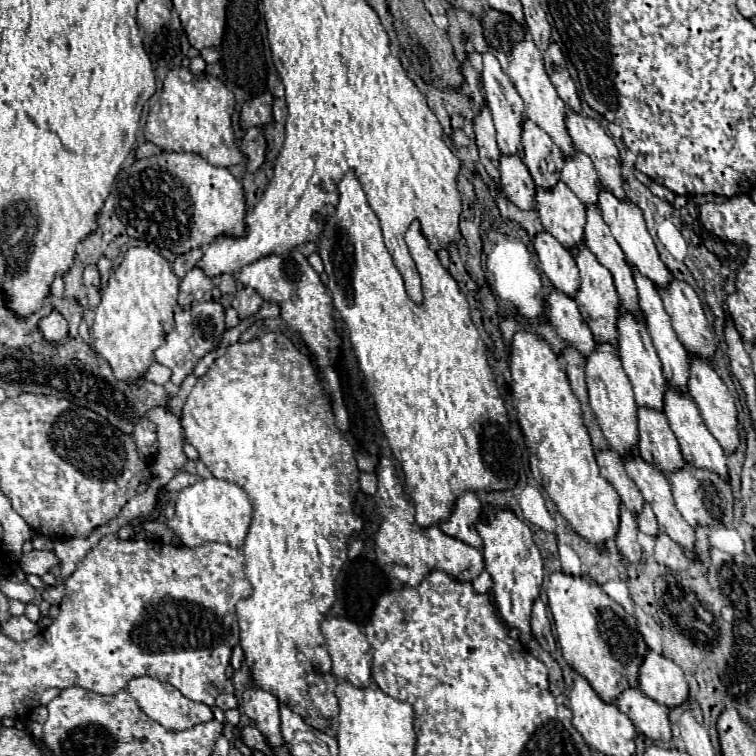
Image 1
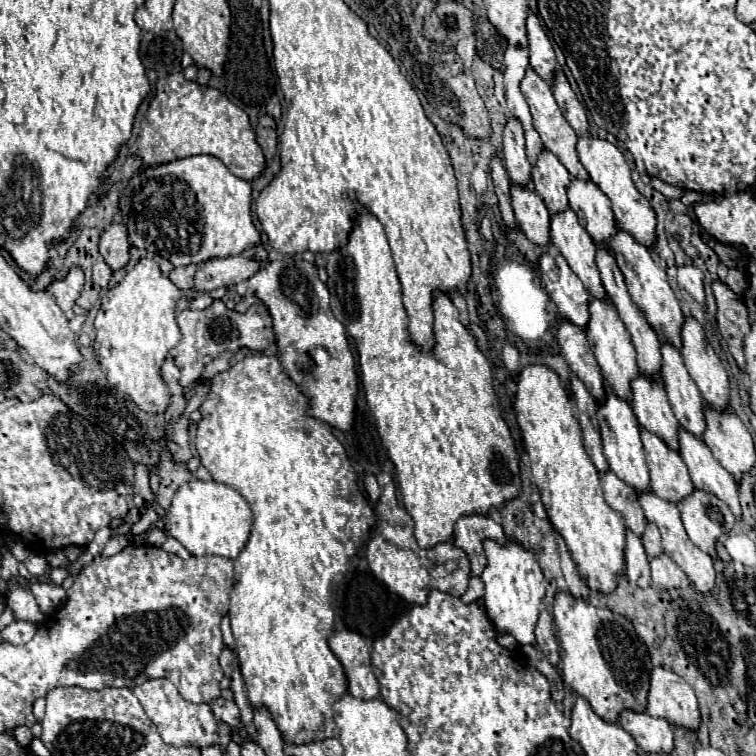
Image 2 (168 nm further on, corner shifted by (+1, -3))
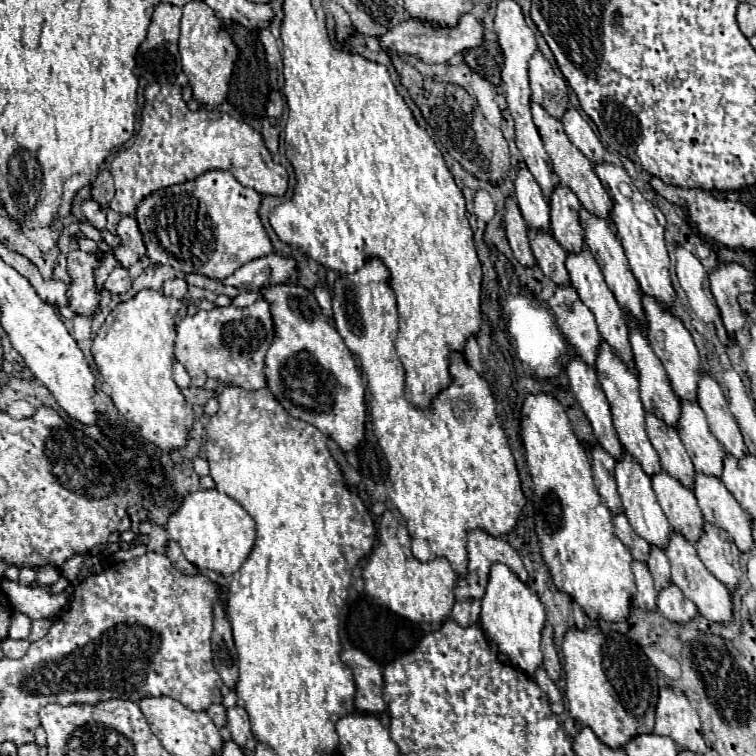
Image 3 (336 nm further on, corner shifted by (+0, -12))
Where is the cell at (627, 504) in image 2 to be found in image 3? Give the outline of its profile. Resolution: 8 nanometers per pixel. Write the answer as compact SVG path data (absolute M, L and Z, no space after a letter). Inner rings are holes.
M624 514L614 516L614 526L616 526L616 536L622 540L622 544L630 550L632 558L638 562L646 562L650 556L650 544L646 540L642 540L628 524Z

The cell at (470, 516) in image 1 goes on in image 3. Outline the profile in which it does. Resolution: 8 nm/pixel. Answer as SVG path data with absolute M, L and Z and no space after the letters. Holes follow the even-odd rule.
M482 530L468 532L468 574L456 582L456 600L482 598L492 564L506 564L524 584L530 584L530 576L518 556L518 552L502 538L494 538Z

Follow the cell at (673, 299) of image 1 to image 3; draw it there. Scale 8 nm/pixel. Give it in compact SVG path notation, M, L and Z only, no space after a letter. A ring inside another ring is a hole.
M708 372L700 374L698 406L704 410L710 432L718 438L722 448L734 458L742 458L746 454L746 446L744 446L740 428L728 410L728 400L720 384Z

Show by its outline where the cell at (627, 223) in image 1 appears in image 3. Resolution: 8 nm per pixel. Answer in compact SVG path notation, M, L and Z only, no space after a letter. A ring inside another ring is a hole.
M644 294L642 302L644 302L644 310L646 310L646 320L648 320L646 338L652 346L652 350L656 352L656 356L660 358L660 362L664 364L664 370L668 374L674 394L684 402L696 402L696 398L698 398L696 390L698 390L698 378L700 378L700 358L698 358L698 350L694 346L690 332L684 328L684 324L678 318L674 318L672 312L662 308L652 296Z

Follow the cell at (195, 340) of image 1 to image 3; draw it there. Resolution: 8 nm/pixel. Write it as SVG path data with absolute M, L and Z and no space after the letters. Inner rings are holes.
M258 298L252 306L246 308L236 308L236 306L226 306L226 308L212 308L212 310L198 310L194 316L186 316L178 326L176 326L176 360L186 366L186 370L192 376L192 386L200 388L208 378L214 378L218 386L240 386L244 390L260 390L266 386L264 378L264 358L266 350L270 348L274 340L274 322L270 314L270 304L264 298Z

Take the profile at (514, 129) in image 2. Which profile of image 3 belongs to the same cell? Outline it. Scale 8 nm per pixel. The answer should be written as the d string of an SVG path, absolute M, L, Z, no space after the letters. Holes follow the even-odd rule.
M524 162L518 166L518 174L514 180L516 186L516 200L520 206L520 212L528 224L528 228L550 232L550 204L542 196L540 186L536 184L534 176L530 176Z

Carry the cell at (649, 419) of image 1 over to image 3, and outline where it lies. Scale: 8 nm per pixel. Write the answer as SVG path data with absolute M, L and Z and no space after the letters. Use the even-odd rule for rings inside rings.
M660 472L652 478L652 488L672 530L692 544L698 542L704 534L704 520L694 492L684 488L666 472Z

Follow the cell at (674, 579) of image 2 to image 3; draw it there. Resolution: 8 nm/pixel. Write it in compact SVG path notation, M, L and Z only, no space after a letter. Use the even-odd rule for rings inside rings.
M674 584L658 592L658 612L676 624L686 624L698 616L694 602L686 600L686 596L682 596L682 590L674 588Z

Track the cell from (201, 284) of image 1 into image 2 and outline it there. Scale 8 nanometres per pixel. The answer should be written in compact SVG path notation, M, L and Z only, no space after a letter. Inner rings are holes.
M237 255L237 257L225 257L225 259L209 259L199 265L195 273L195 285L193 289L199 293L209 293L219 287L231 287L237 285L253 271L257 271L261 263L255 259L249 259L249 255Z

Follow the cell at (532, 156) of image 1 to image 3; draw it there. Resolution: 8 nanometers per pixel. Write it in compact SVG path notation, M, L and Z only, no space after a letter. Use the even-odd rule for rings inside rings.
M558 186L554 190L550 198L552 236L570 254L578 254L584 248L584 228L578 218L580 208L582 204L570 188Z

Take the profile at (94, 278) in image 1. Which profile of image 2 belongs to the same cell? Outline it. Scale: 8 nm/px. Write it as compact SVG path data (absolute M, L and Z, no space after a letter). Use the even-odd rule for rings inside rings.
M97 259L95 265L93 265L93 269L91 269L91 279L93 279L93 283L99 285L99 287L107 287L109 277L111 277L111 269L107 267L107 263L105 263L103 259Z

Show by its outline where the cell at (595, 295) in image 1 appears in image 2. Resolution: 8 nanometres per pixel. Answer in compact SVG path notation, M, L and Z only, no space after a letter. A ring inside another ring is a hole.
M605 295L603 299L591 297L591 301L589 301L589 323L585 327L585 333L587 333L587 339L593 347L593 353L595 353L595 359L599 363L599 367L601 367L605 383L609 383L609 387L617 387L617 395L631 401L629 383L639 371L637 361L635 361L637 353L635 353L635 347L631 343L631 333L627 331L623 319L619 317L619 311L611 303L609 295Z

